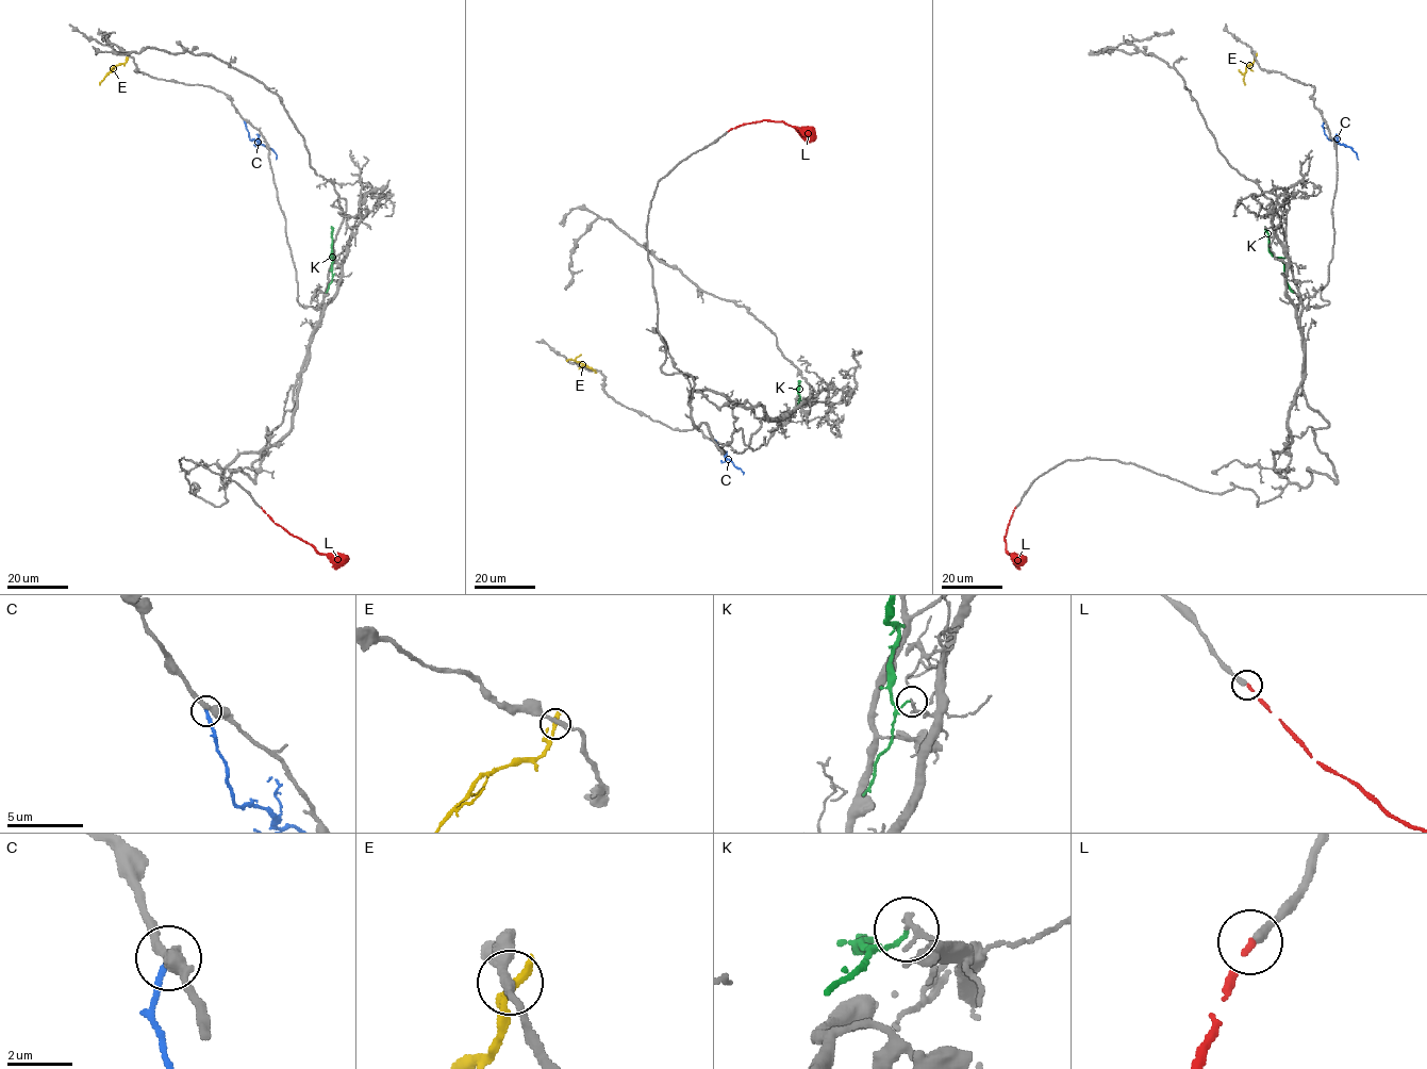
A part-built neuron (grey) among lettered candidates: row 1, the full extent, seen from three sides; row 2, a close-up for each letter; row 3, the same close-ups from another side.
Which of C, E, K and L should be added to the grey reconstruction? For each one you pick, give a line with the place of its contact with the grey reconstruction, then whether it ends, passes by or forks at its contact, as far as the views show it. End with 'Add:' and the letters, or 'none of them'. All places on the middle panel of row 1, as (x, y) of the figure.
L: contact (728, 131); it ends
Add: L

